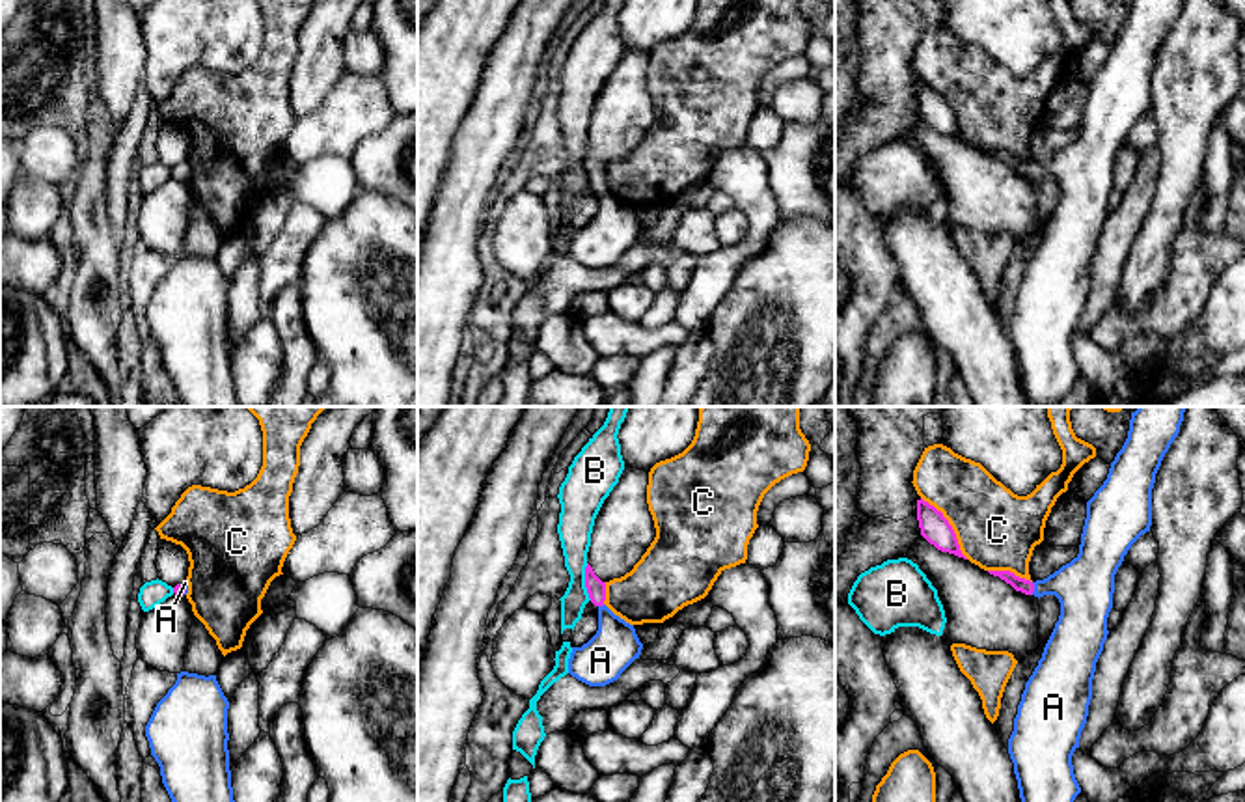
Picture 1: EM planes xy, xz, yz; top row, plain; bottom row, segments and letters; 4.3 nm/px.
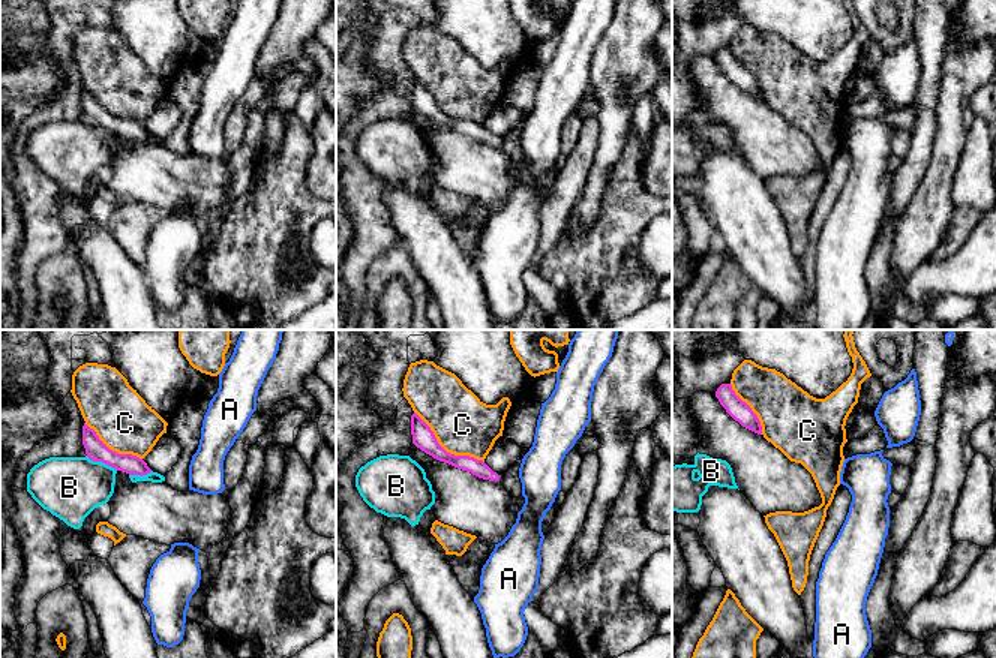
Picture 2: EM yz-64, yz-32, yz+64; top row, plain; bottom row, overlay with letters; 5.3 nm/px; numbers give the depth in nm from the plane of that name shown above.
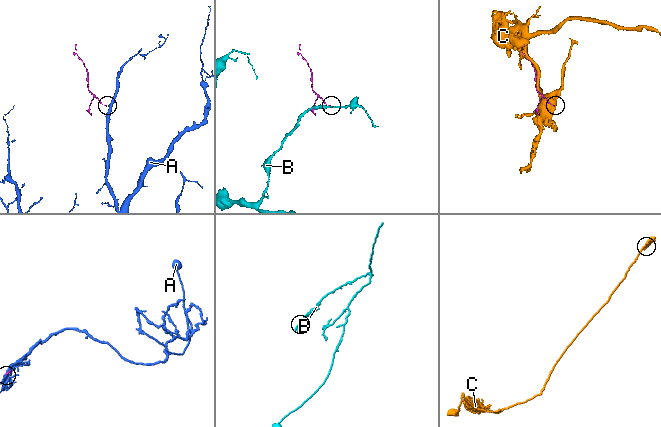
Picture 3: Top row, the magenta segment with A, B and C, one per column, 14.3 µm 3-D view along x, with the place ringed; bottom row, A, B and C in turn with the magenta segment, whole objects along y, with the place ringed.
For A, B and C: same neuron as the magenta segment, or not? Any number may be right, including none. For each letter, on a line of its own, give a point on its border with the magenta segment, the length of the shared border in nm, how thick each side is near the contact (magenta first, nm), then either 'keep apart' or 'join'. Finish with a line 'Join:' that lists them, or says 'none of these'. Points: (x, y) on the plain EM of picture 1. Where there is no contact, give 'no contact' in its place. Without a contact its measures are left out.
A: yz (1033, 170) | 60 nm | 60/240 nm | join
B: xz (586, 165) | 160 nm | 80/150 nm | keep apart
C: yz (951, 109) | 340 nm | 120/360 nm | keep apart
Join: A

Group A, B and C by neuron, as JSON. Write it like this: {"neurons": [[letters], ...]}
{"neurons": [["A"], ["B"], ["C"]]}

